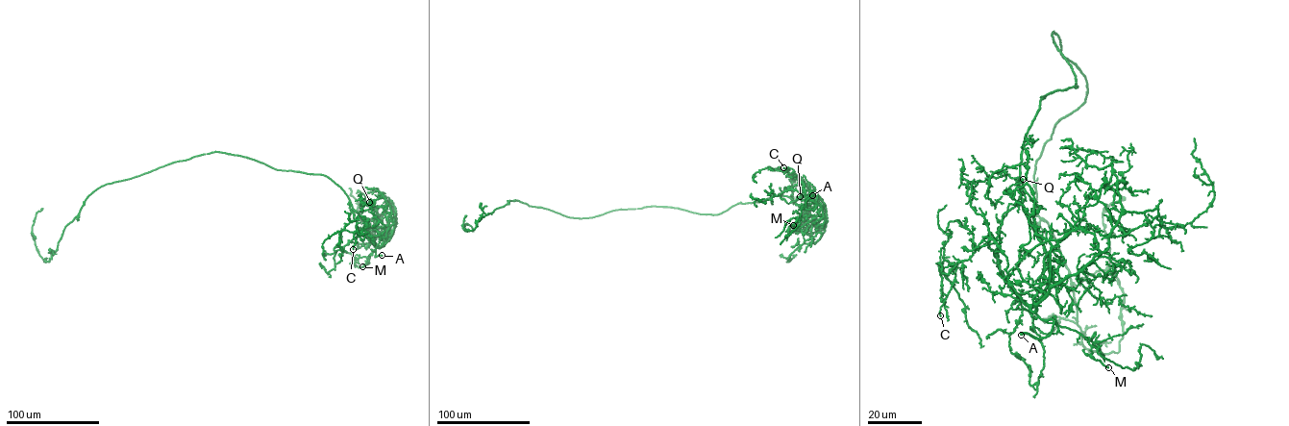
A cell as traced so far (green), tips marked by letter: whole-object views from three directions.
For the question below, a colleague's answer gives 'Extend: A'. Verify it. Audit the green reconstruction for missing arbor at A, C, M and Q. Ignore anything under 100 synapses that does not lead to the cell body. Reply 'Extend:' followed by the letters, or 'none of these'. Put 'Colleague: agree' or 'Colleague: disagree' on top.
Colleague: agree
Extend: A

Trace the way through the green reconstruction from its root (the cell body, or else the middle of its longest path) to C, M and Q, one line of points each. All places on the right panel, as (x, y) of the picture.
C: (1054, 43), (1077, 87), (1042, 96), (1019, 186), (1048, 288), (1021, 300), (989, 240), (951, 263), (940, 315)
M: (1054, 43), (1077, 87), (1042, 96), (1023, 145), (1023, 211), (1050, 272), (1030, 310), (1079, 332), (1108, 367)
Q: (1054, 43), (1077, 87), (1042, 96), (1019, 188), (1061, 313), (1016, 266), (1029, 214), (1004, 191), (1023, 179)

